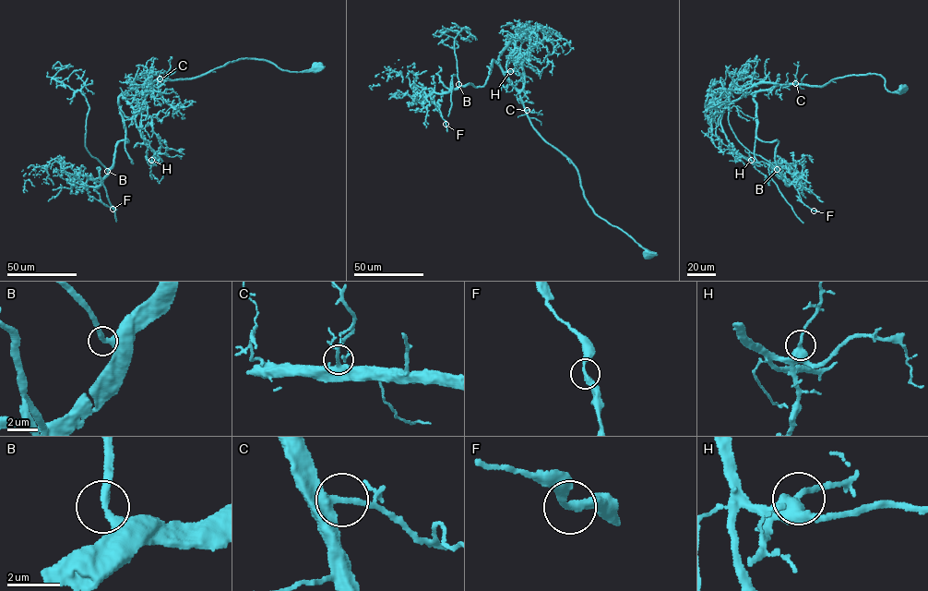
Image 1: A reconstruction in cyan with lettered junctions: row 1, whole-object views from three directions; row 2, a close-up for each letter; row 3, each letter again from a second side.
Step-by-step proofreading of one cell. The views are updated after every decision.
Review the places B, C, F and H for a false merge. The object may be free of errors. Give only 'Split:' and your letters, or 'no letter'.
Split: no letter

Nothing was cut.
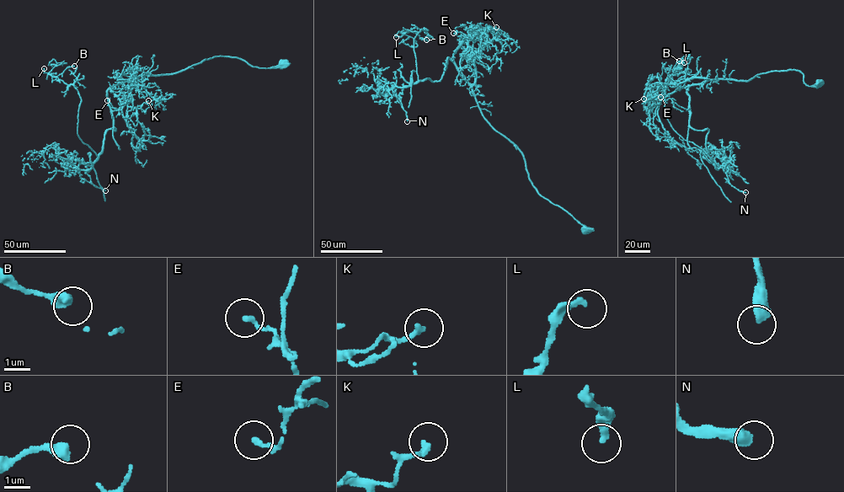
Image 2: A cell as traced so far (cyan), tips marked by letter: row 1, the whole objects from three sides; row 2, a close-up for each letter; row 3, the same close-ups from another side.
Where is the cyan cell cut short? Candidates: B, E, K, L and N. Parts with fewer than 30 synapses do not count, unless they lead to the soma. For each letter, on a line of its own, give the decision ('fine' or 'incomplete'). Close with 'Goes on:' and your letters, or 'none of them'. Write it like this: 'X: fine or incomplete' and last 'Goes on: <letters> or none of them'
B: fine
E: fine
K: fine
L: fine
N: fine
Goes on: none of them

